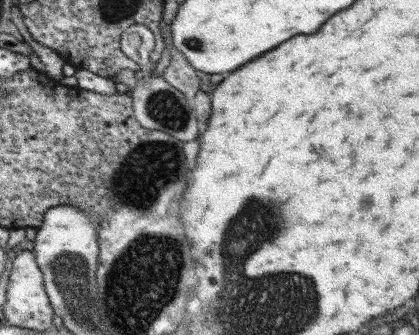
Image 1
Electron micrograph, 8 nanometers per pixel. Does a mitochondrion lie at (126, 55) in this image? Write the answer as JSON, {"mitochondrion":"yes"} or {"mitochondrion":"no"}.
{"mitochondrion":"no"}

